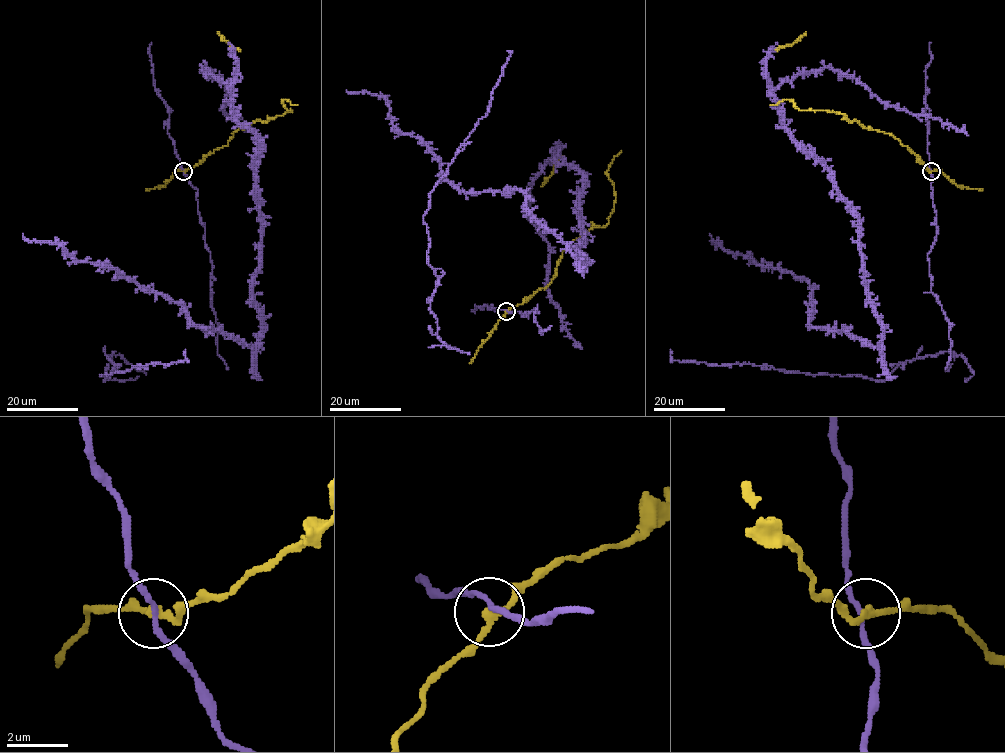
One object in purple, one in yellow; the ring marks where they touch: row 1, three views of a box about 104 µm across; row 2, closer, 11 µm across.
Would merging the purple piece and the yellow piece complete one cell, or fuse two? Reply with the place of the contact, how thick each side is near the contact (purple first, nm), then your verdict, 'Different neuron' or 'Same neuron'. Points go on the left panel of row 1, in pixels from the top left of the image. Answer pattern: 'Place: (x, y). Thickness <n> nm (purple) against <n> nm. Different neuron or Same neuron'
Place: (183, 171). Thickness 150 nm (purple) against 240 nm. Different neuron

